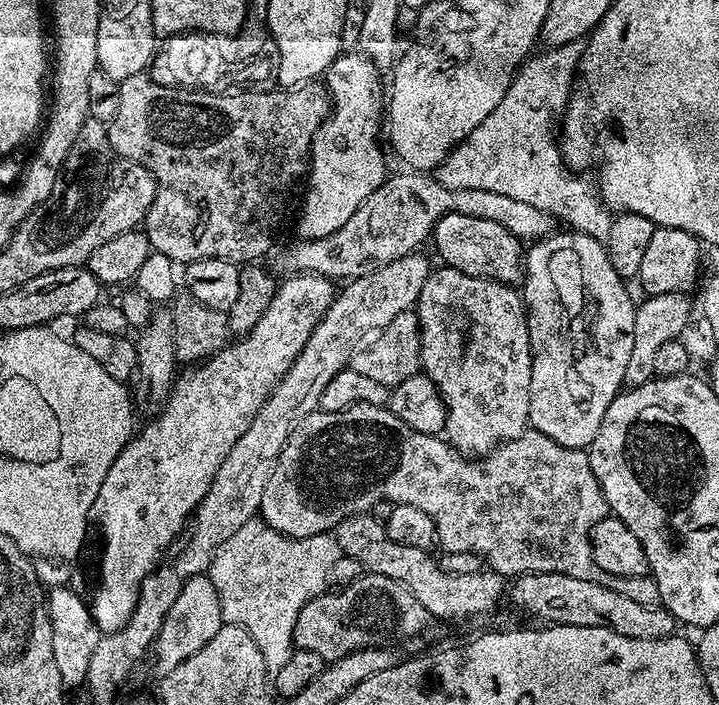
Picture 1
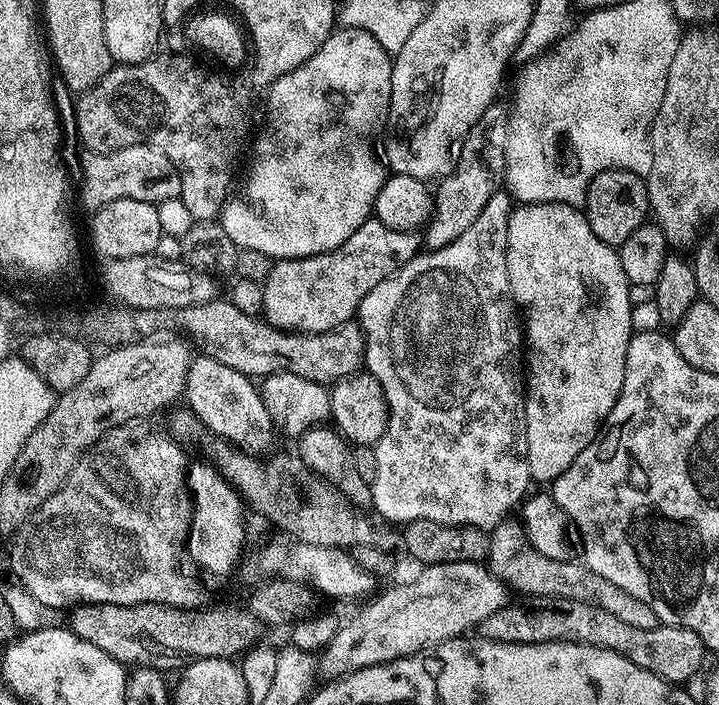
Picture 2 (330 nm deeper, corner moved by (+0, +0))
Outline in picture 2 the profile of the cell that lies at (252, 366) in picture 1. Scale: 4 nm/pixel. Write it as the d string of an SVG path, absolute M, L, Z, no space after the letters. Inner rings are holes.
M369 218L364 221L362 227L342 246L338 246L333 252L323 252L317 256L303 256L297 260L276 260L273 263L270 274L263 282L264 310L263 319L275 328L281 328L286 332L325 332L331 328L337 328L340 324L347 324L359 313L362 298L378 286L390 274L394 274L401 264L411 260L417 255L417 237L410 232L390 230L382 221Z

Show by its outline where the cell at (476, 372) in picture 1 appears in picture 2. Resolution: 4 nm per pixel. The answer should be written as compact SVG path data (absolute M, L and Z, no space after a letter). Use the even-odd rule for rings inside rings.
M498 190L486 202L482 214L465 230L460 237L454 238L450 246L429 251L429 256L417 254L401 264L394 274L387 276L366 298L362 298L358 313L358 323L364 331L364 368L378 382L388 403L388 425L382 438L374 445L376 450L376 469L374 482L370 486L372 504L384 520L393 520L403 526L412 520L429 520L439 524L463 524L466 528L491 530L509 519L512 507L519 505L529 495L528 484L532 480L526 450L526 356L522 351L522 324L518 319L518 309L512 299L506 270L506 230L508 216L514 201L507 191Z

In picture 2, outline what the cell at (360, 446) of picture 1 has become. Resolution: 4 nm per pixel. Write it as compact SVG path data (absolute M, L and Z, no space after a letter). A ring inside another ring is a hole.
M519 519L503 520L499 526L491 529L486 564L492 575L499 578L500 583L511 591L513 588L516 592L529 592L536 596L532 598L561 596L571 600L587 600L602 610L610 610L614 618L622 618L622 622L638 626L642 630L650 630L658 623L654 610L650 610L646 602L634 598L634 594L626 594L626 590L614 586L614 582L606 582L606 578L594 574L594 570L590 570L583 563L546 558L546 554L534 550Z

